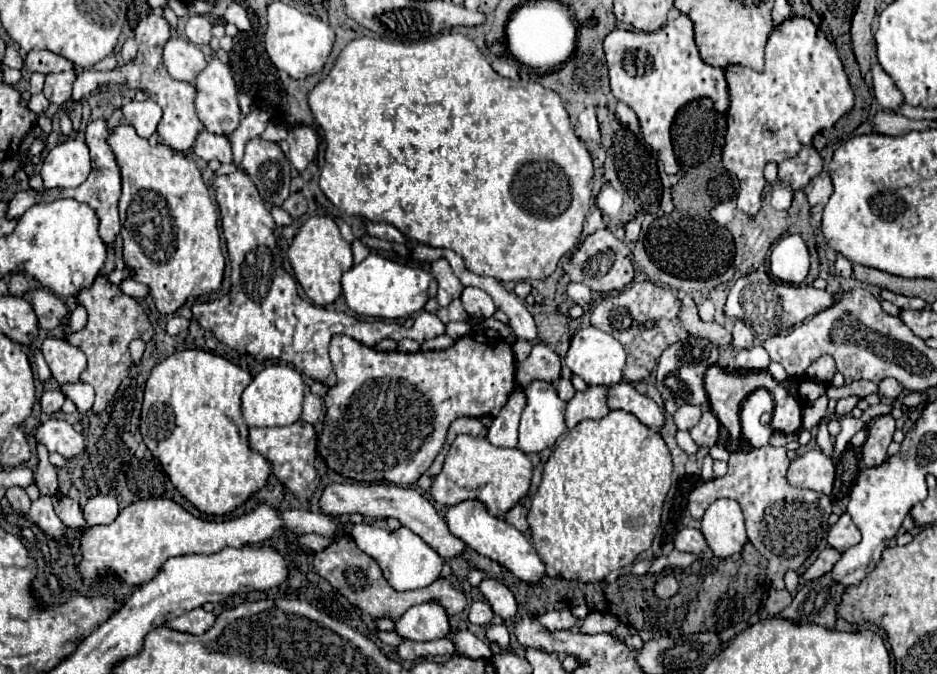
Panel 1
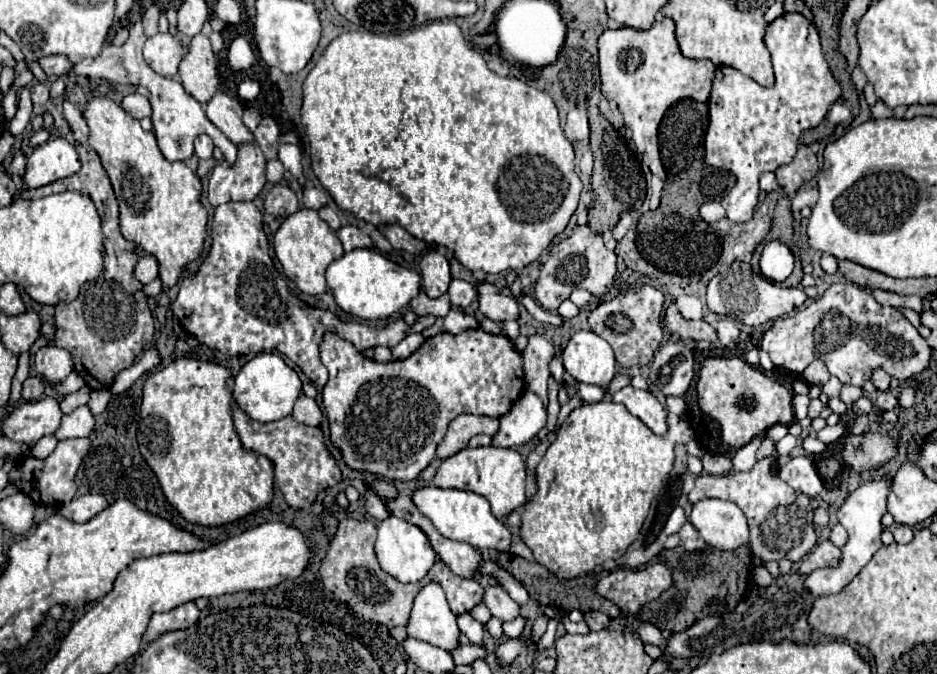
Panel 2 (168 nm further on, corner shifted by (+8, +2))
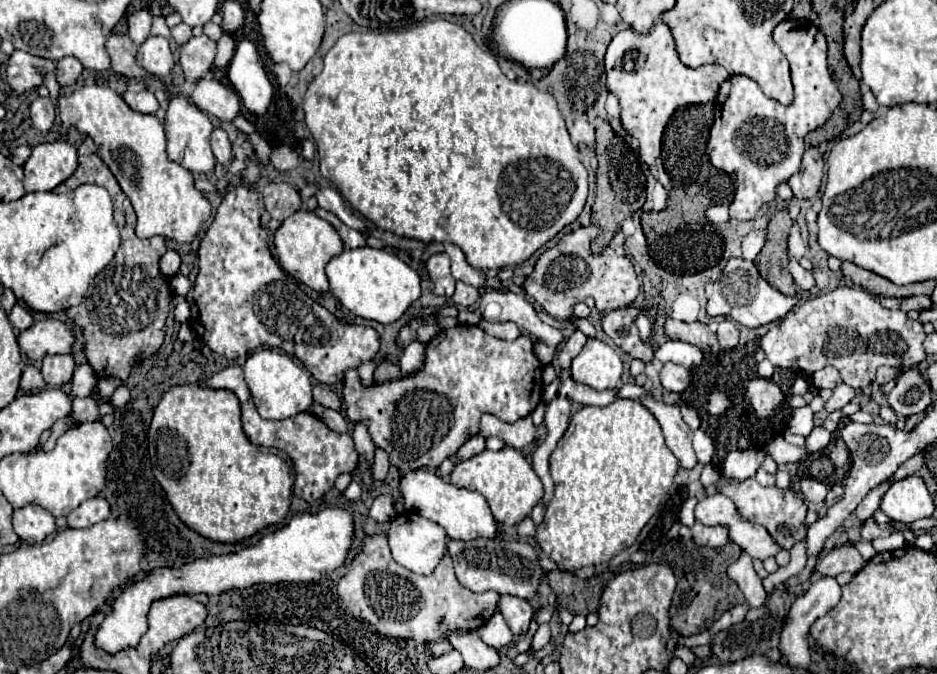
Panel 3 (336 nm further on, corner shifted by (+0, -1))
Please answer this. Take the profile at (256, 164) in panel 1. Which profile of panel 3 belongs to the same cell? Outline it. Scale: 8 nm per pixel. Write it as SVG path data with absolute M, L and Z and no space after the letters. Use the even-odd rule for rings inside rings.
M201 79L195 85L195 91L191 95L191 101L209 115L215 115L217 119L231 123L241 113L241 101L239 95L227 87L223 87L215 79Z

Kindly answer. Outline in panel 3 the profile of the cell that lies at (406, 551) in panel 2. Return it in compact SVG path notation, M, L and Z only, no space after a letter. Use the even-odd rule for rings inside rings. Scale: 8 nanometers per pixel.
M417 513L397 515L389 525L387 537L389 537L393 559L417 575L431 575L445 555L445 537L447 537L445 529L429 519L423 519Z

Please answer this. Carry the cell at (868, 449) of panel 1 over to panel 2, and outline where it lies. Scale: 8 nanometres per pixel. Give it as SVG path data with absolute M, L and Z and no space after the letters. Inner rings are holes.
M881 392L881 394L877 396L877 406L879 406L881 412L893 410L897 404L899 404L899 400L897 400L897 396L895 396L893 392Z

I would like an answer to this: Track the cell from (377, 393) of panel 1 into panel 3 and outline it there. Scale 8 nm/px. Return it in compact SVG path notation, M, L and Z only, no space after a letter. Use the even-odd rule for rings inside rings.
M457 325L453 329L439 331L427 343L425 363L411 375L385 383L363 385L357 369L345 371L341 379L345 415L353 425L363 423L369 429L375 447L383 449L389 455L391 465L401 469L401 473L413 469L435 471L443 463L443 459L455 455L457 449L479 431L479 417L483 413L497 415L507 423L527 417L541 401L541 373L543 365L535 357L533 341L529 337L521 335L515 341L503 341L487 335L477 325Z

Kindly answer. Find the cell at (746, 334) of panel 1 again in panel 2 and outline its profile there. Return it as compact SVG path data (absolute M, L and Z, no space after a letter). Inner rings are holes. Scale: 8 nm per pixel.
M723 318L723 320L719 320L717 326L715 326L715 330L717 330L719 342L721 342L723 346L729 346L729 344L735 342L737 336L739 336L739 328L737 328L737 324L735 324L731 318Z

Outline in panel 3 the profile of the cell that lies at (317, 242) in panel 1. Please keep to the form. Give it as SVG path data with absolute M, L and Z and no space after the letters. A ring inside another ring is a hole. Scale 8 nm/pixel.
M305 209L293 213L277 229L275 249L279 255L281 267L289 275L299 279L307 287L315 289L317 293L329 291L329 279L325 275L325 263L329 263L329 259L333 259L333 255L339 255L343 251L343 243L341 243L341 237L337 235L337 231L325 219L321 219L315 213L305 211Z

